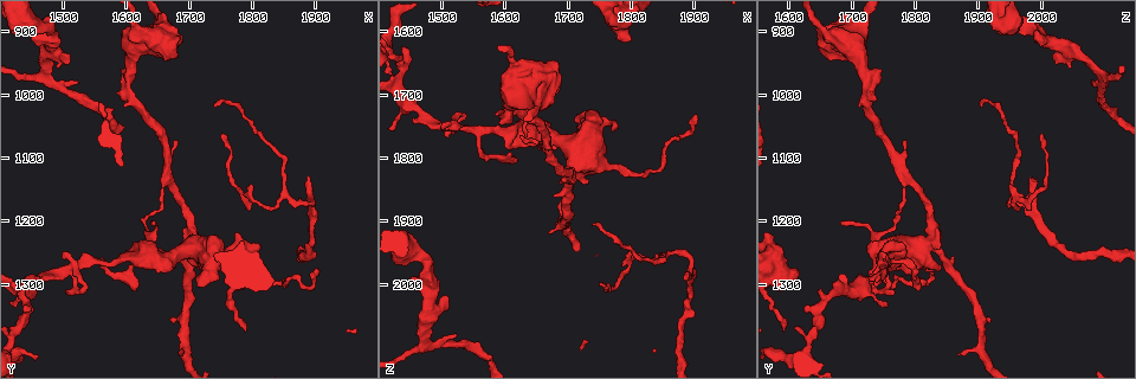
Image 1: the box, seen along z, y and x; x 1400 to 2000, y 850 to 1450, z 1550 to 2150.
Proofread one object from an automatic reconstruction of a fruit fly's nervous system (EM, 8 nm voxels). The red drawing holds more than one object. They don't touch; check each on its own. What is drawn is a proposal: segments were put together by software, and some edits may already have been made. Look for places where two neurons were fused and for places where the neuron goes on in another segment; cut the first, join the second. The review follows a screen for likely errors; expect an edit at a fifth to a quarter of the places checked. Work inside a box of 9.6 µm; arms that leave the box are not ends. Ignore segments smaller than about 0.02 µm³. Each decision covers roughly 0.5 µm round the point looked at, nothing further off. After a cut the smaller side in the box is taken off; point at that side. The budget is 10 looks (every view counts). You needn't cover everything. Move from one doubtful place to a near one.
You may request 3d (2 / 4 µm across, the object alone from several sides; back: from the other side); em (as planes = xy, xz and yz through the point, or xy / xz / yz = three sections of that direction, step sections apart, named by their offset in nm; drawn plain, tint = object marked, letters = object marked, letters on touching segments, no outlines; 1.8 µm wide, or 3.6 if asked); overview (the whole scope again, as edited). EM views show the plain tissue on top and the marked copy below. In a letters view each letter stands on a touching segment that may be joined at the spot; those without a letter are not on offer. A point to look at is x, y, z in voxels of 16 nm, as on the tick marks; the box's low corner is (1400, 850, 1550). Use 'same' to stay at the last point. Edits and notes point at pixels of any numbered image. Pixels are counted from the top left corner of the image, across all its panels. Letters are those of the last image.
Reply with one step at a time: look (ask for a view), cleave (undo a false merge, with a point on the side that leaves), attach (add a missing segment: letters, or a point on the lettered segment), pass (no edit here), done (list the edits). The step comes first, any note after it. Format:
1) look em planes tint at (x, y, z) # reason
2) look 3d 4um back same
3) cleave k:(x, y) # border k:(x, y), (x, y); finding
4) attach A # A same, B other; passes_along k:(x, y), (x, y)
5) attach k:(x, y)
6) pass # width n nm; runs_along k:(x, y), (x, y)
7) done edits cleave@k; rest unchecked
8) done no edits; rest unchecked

look 3d 2um at (1740, 1020, 1910)

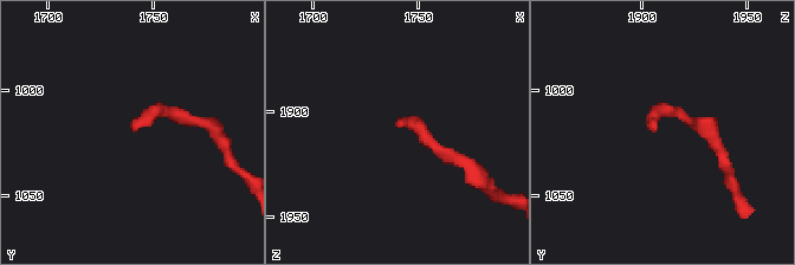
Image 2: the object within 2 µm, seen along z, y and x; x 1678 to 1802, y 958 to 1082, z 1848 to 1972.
look em xy step 16 letters at (1741, 1020, 1906)

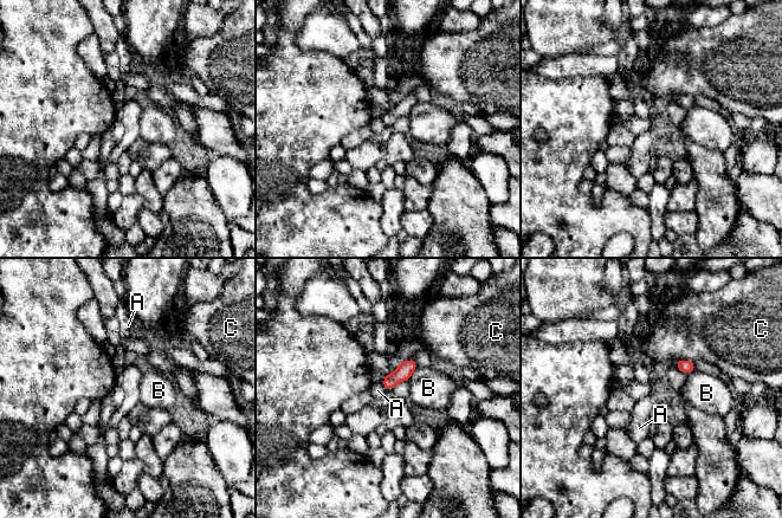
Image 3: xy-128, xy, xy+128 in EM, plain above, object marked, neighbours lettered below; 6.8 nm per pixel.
look em planes letters same

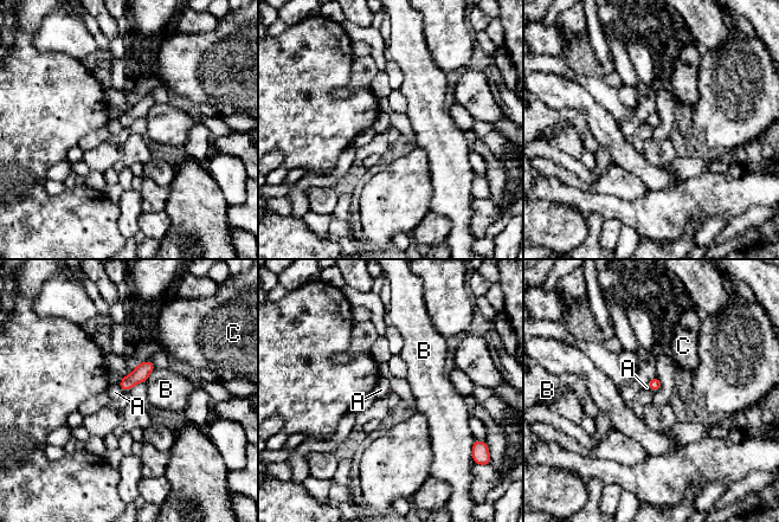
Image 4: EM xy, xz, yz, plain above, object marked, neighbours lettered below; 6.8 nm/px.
pass # A other, B other, C other; border 4:(118, 384), (123, 391); no lettered segment goes on from it

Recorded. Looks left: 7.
look em planes tint at (1715, 1240, 1805) # looks like a crossing

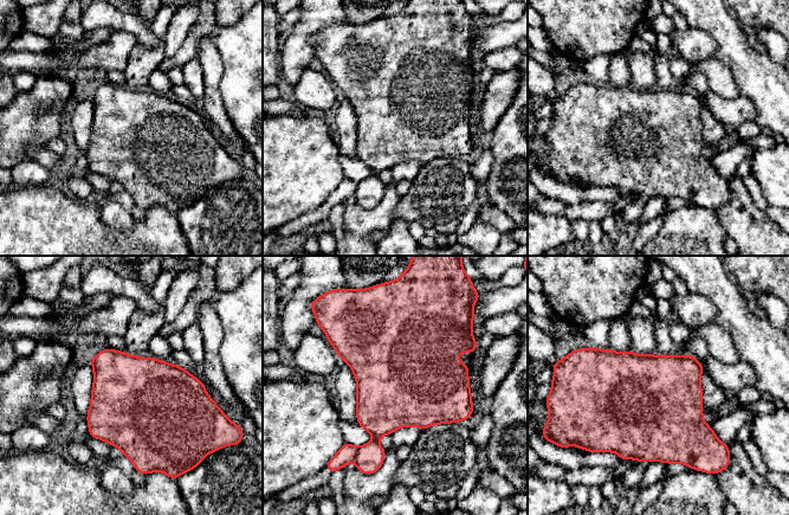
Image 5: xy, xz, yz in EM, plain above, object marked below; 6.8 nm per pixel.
look em planes letters same # see the neighbours

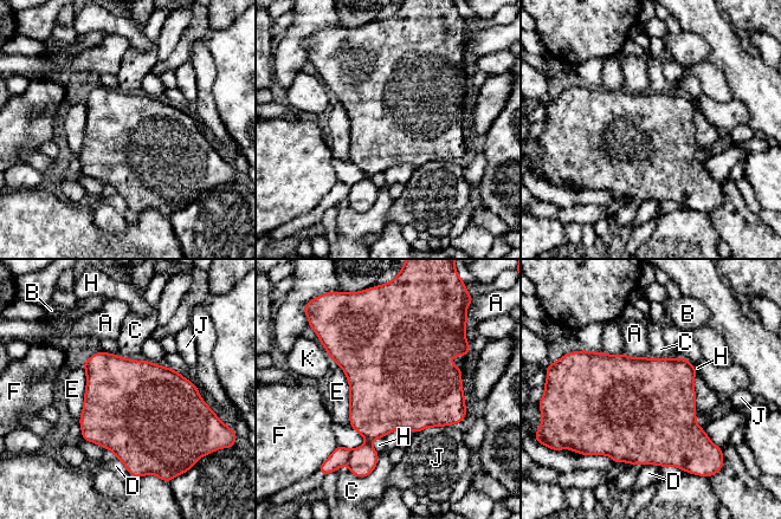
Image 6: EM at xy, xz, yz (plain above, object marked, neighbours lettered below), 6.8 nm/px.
cleave 6:(362, 461) # A other, B other, C other, D other, E other, F other, H other, J other, K other; border 6:(352, 451), (347, 462); two neurons meet here

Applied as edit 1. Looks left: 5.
look overview

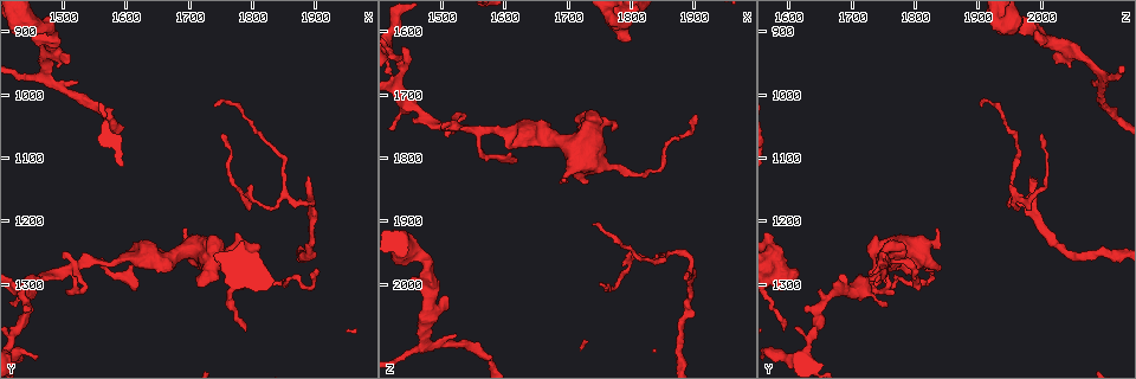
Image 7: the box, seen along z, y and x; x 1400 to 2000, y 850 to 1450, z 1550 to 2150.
look em planes letters at (1890, 1125, 1980) # thin end

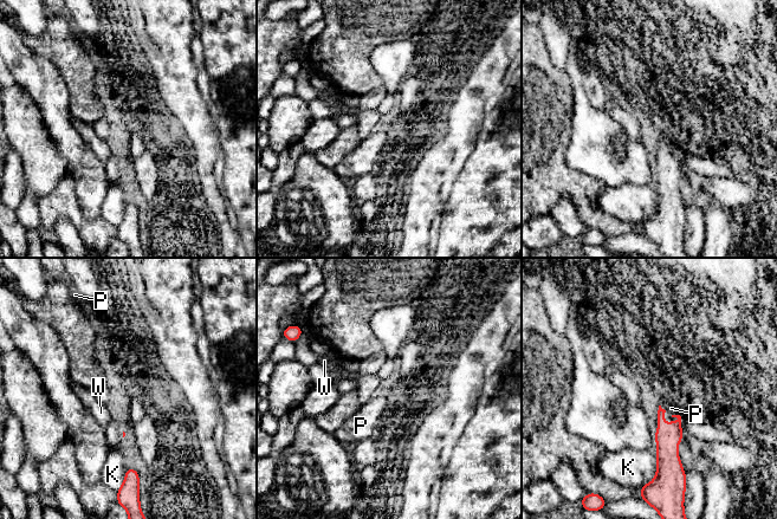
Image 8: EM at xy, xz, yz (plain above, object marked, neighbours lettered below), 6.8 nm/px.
attach P # K other, P same, W other; it goes on there

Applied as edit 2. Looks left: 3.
done edits cleave@6, attach@8; rest unchecked

